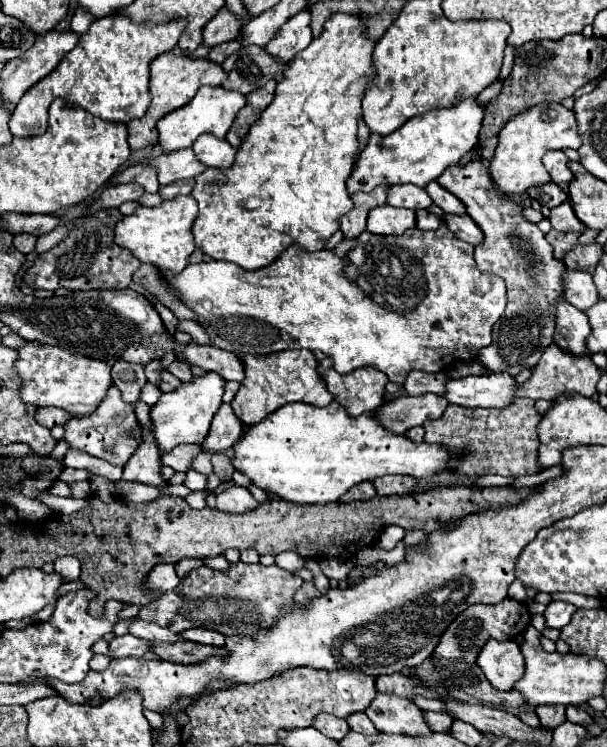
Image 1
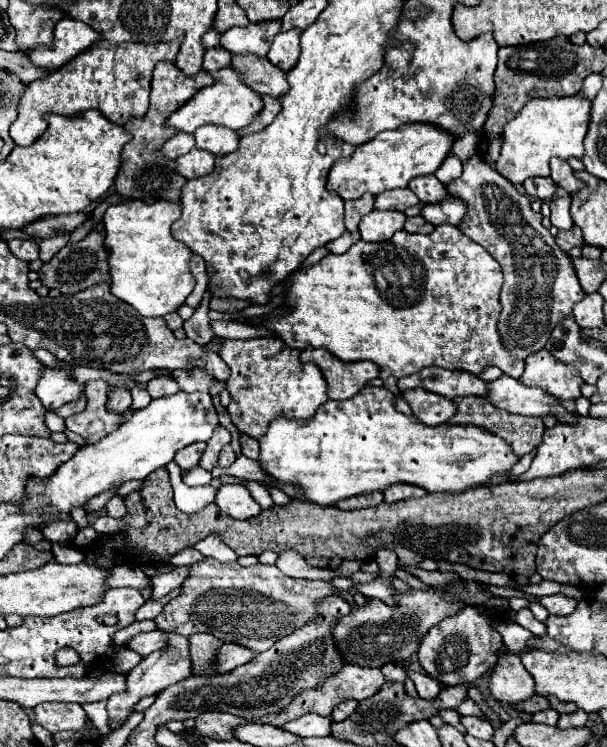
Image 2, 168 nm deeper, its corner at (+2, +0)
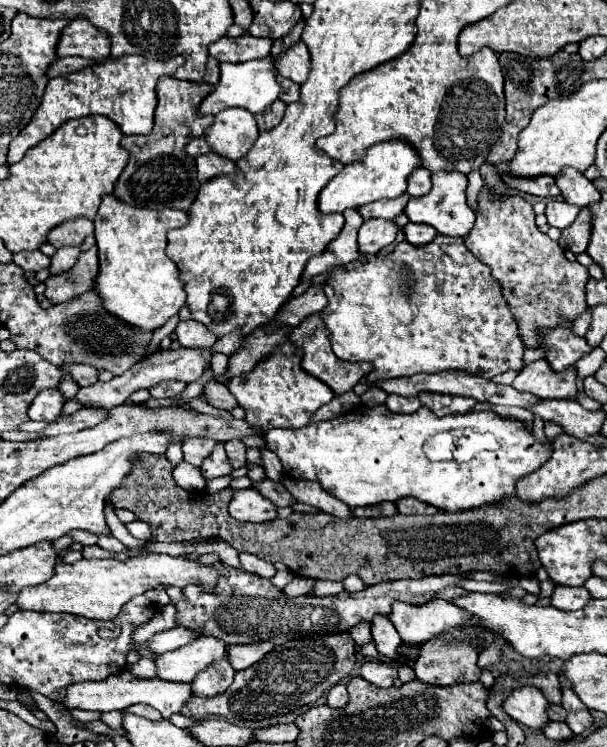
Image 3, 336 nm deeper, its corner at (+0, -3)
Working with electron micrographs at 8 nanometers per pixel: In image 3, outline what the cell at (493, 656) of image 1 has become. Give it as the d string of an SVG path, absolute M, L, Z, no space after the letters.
M536 686L516 688L504 700L506 714L516 722L526 724L528 728L534 728L534 730L540 730L548 722L546 708L548 708L548 700Z

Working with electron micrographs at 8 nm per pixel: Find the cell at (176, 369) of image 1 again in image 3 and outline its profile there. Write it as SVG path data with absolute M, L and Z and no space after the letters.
M208 380L204 384L202 392L206 392L206 396L210 396L210 406L214 406L214 408L232 410L236 406L236 400L230 394L230 390L228 390L226 384L214 384L214 380Z

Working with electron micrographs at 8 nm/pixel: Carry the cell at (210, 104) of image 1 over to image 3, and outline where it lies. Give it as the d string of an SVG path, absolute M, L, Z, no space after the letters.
M264 58L264 60L250 60L250 62L242 62L242 64L220 64L220 82L216 86L216 90L212 94L208 94L202 104L200 104L200 114L202 116L216 116L218 112L226 110L226 108L244 108L252 114L262 114L270 108L270 104L274 100L278 100L282 88L278 86L278 82L274 80L276 70L272 64L272 58Z

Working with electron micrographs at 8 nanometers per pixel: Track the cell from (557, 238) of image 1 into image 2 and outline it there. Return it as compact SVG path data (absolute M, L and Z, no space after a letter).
M572 227L572 229L568 229L568 231L558 231L558 235L556 235L556 243L558 243L558 247L562 249L562 251L570 251L572 247L582 247L584 245L584 241L582 241L582 231L580 231L580 227Z

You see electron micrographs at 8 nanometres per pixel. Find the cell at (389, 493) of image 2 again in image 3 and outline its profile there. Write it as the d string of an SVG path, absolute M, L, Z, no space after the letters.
M402 498L396 502L396 506L398 506L400 514L434 514L434 512L438 512L438 508L422 502L422 500L416 500L416 498Z

